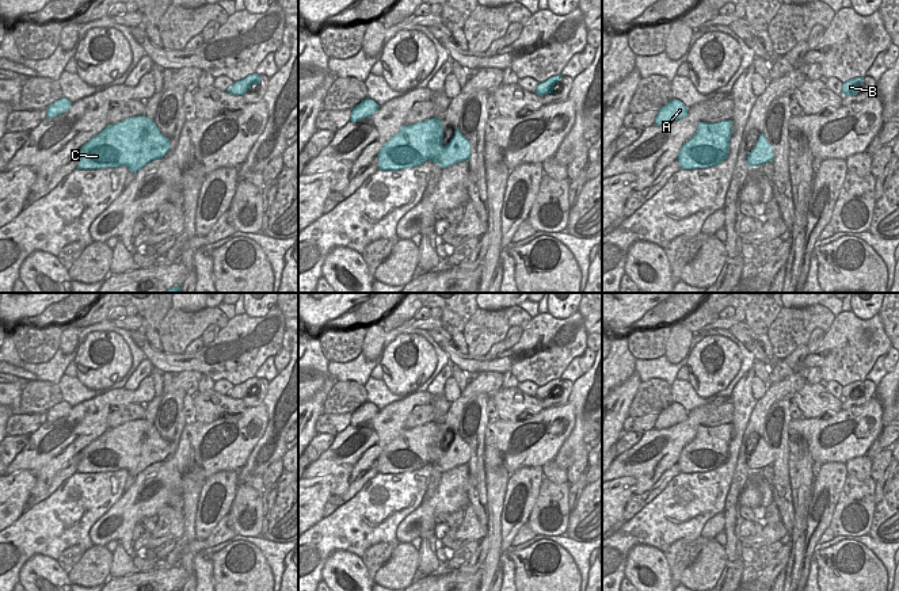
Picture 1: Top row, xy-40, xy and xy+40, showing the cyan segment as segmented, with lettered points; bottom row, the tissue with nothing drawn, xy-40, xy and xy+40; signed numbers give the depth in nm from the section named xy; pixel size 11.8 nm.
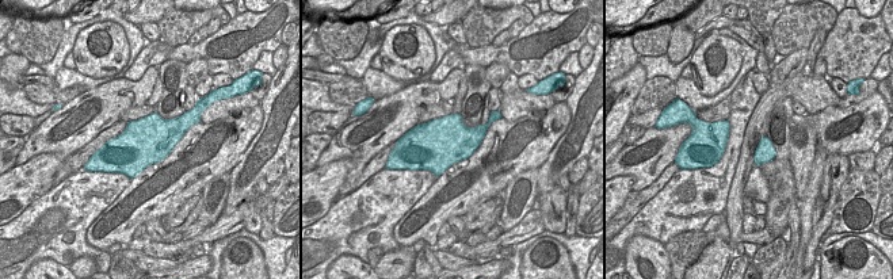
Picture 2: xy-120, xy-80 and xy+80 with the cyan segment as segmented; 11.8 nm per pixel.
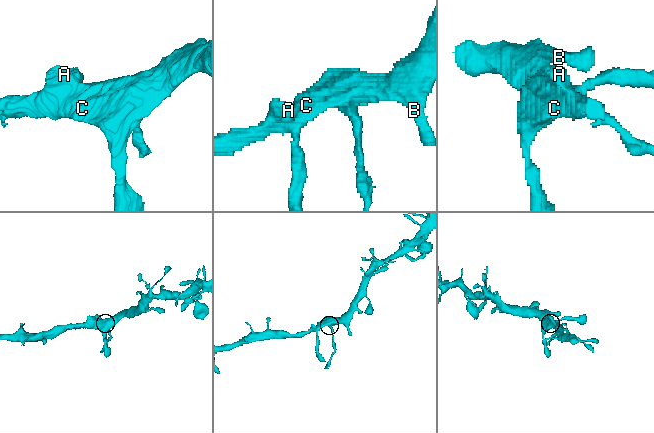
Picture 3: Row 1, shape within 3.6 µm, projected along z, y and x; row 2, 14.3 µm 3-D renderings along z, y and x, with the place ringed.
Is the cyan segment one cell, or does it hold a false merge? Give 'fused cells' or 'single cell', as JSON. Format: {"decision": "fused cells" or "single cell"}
{"decision": "single cell"}

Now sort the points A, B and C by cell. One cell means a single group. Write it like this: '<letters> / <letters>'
A B C

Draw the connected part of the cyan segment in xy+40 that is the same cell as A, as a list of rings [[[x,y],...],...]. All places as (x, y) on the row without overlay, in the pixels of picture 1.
[[[678,403],[670,404],[666,409],[659,412],[655,422],[655,430],[670,428],[687,419],[687,411]]]

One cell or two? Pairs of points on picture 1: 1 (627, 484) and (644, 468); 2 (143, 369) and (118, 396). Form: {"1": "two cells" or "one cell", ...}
{"1": "two cells", "2": "two cells"}

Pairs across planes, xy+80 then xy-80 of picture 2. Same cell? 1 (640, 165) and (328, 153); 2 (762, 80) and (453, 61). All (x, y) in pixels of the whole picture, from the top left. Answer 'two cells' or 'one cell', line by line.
1: one cell
2: two cells

